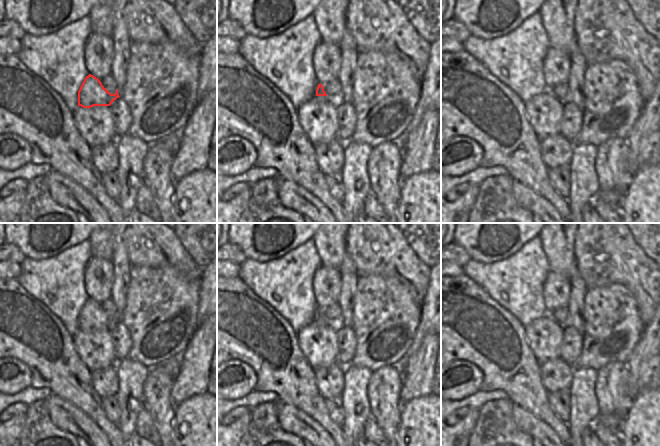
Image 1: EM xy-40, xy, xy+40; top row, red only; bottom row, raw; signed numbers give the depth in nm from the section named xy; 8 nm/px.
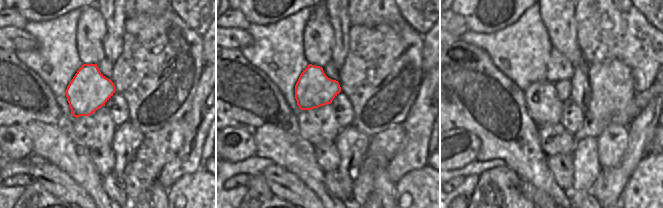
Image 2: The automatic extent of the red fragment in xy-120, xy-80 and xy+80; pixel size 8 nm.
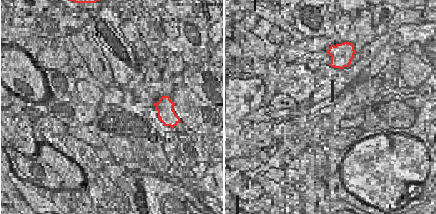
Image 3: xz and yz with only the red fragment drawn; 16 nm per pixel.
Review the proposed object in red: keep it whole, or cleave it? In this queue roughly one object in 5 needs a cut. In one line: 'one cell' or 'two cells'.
two cells

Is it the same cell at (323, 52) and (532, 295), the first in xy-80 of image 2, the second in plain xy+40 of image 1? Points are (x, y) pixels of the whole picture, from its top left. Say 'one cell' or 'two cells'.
two cells

